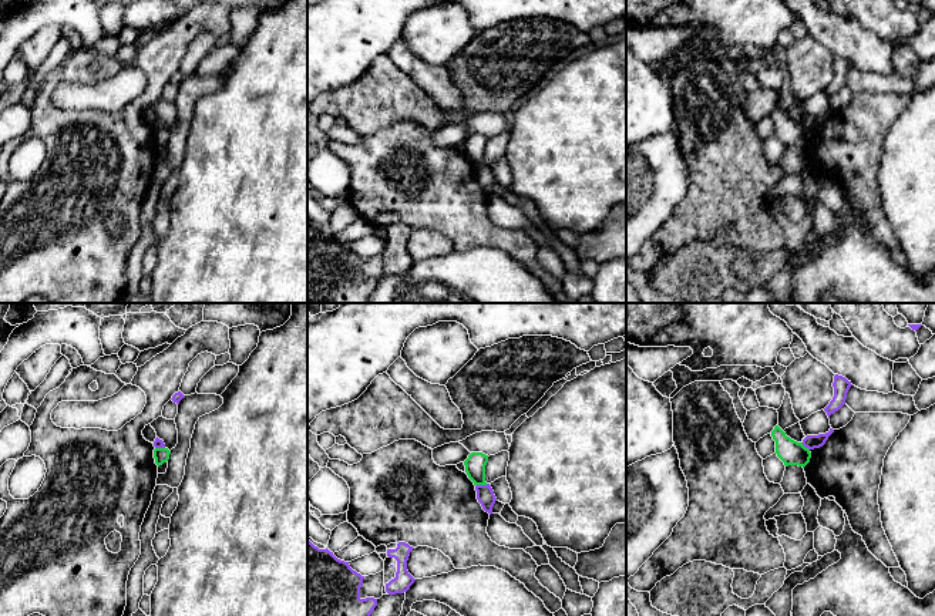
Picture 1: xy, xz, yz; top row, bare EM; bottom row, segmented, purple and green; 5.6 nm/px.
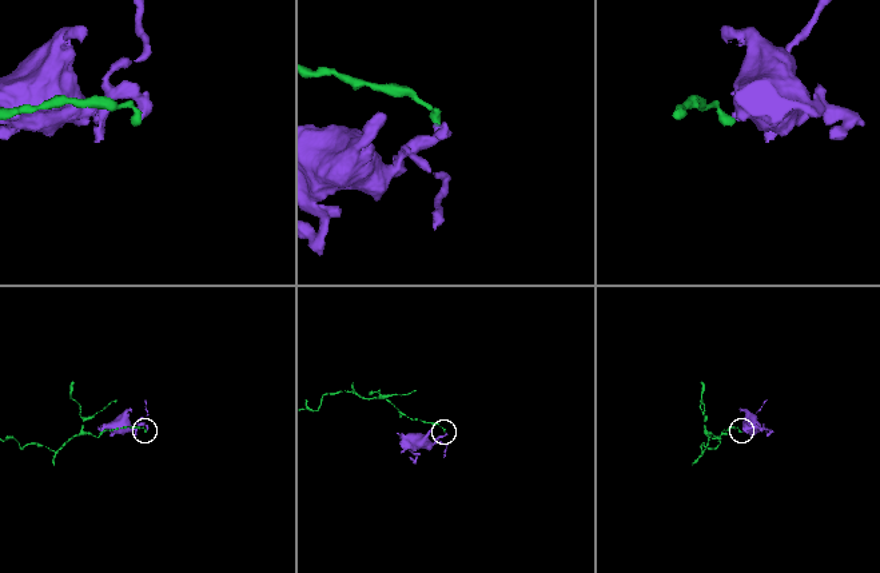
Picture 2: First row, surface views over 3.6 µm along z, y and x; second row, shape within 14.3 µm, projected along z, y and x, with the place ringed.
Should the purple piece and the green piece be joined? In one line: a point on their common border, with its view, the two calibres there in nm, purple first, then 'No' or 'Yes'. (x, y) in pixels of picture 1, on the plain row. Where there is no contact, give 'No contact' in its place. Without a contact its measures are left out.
Touches purple at xz (481, 167). Thickness 100 nm (purple) against 120 nm. No

